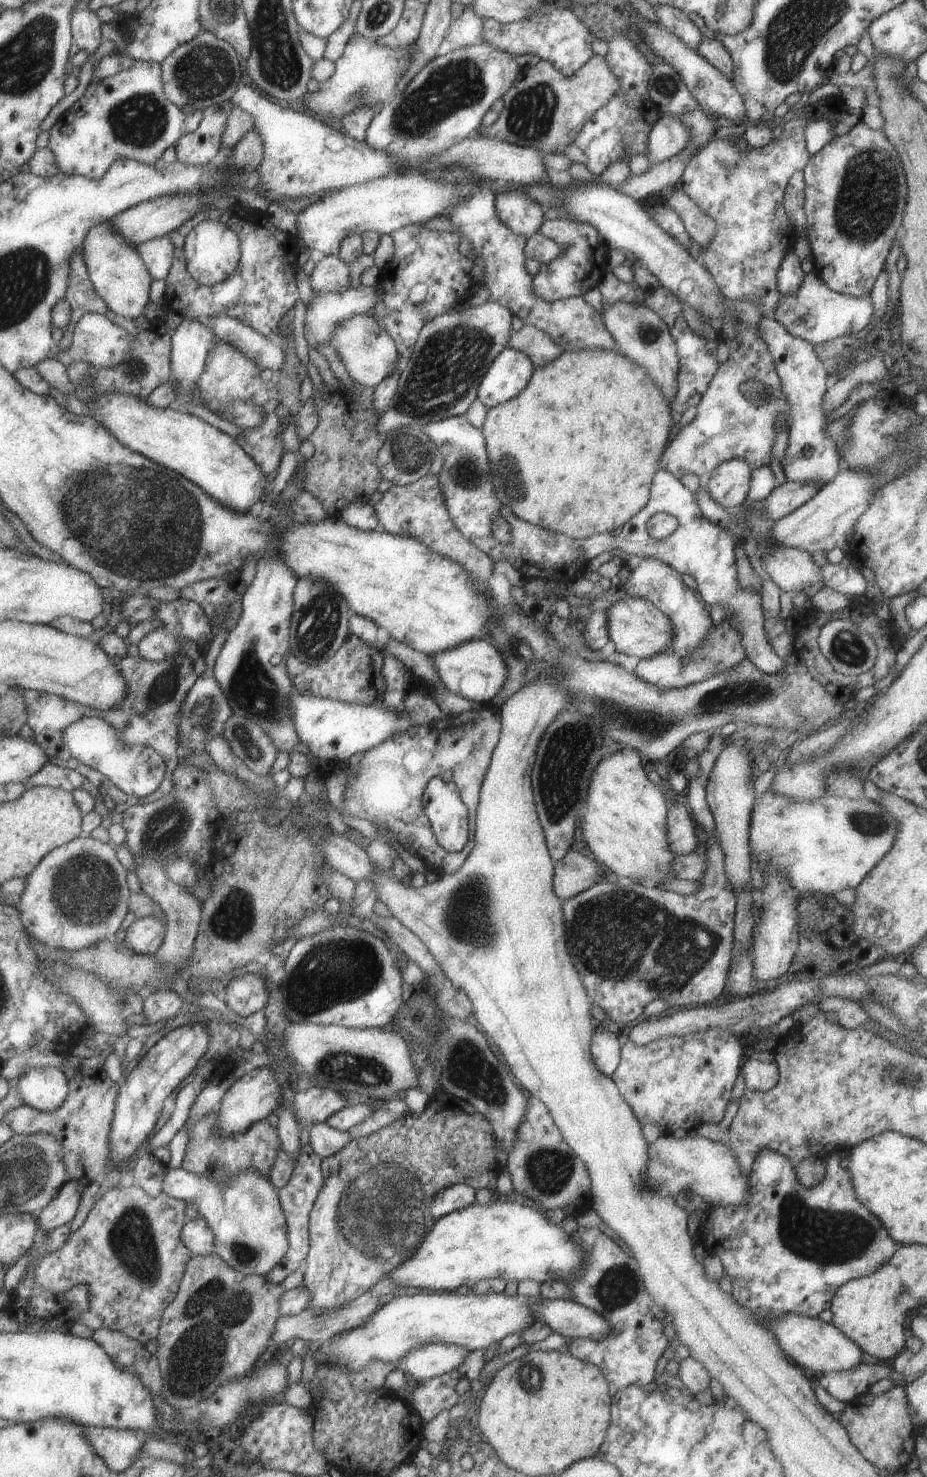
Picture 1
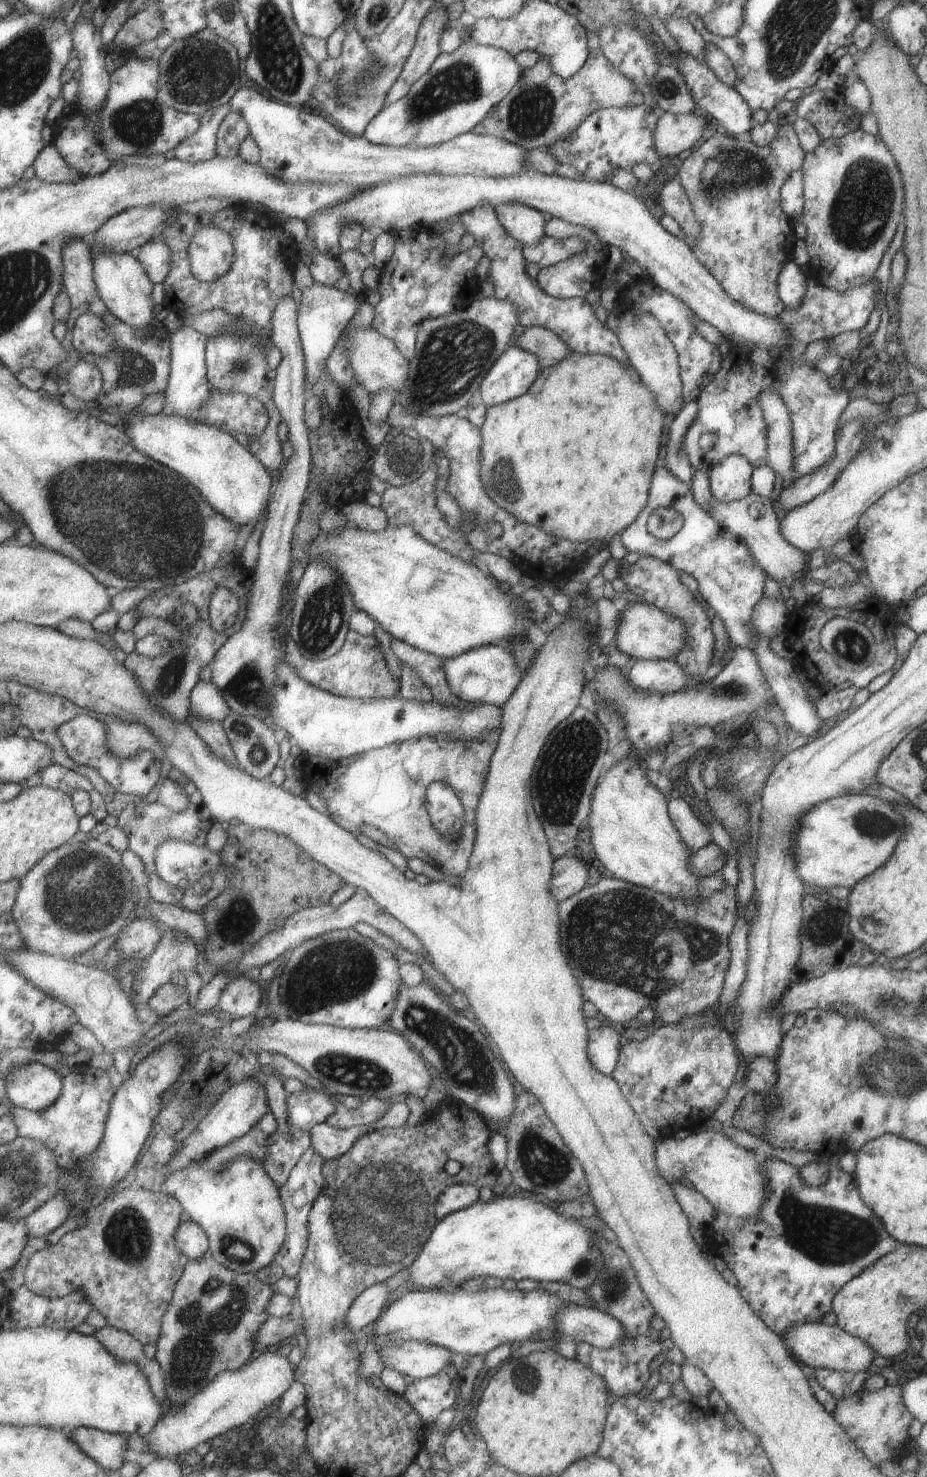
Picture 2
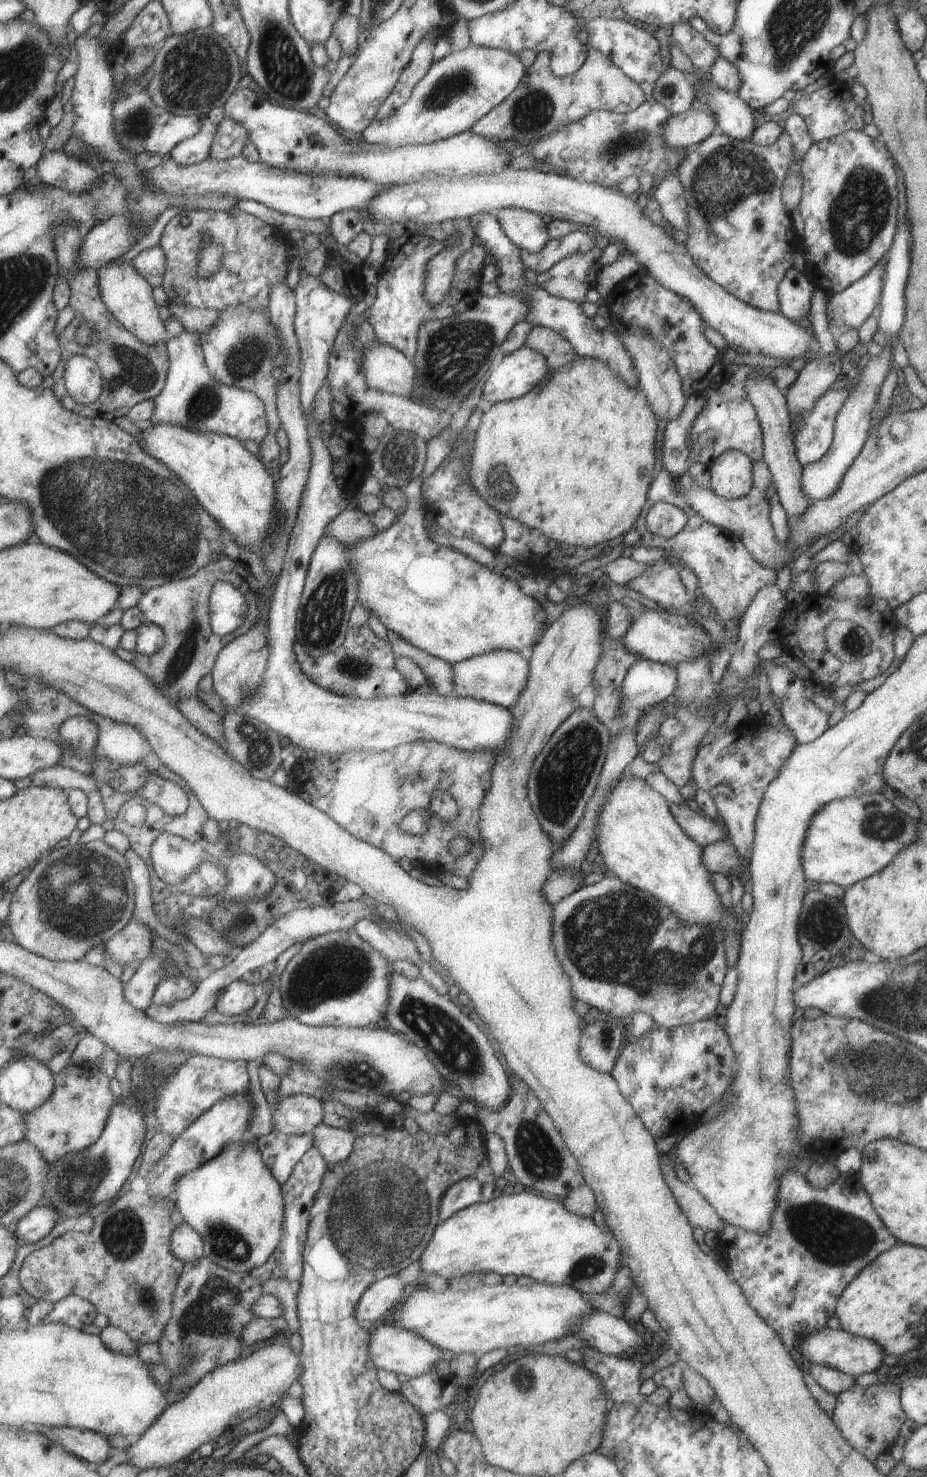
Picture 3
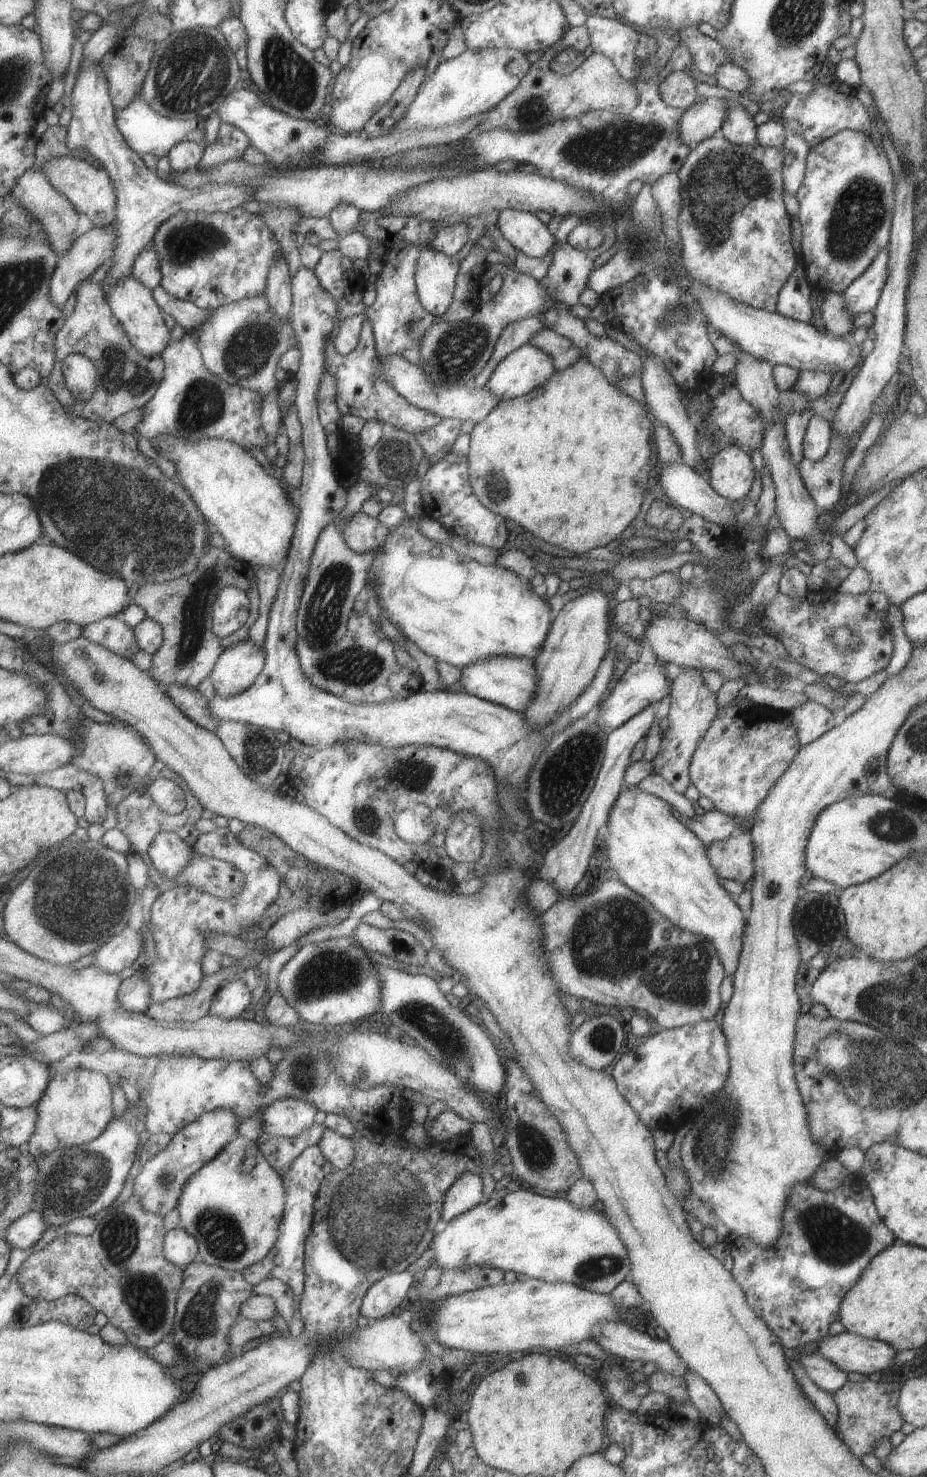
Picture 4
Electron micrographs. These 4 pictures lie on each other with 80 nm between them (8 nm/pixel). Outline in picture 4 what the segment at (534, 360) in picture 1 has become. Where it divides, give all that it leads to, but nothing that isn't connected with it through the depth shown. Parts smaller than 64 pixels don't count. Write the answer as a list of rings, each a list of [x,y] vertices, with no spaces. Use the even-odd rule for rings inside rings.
[[[544,326],[539,332],[533,334],[527,343],[550,356],[554,370],[573,364],[580,356],[576,346],[568,338]]]

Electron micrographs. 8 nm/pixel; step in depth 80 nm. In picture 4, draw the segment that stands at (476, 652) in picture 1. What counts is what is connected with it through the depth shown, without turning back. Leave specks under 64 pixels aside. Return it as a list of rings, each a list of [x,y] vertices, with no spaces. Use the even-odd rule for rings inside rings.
[[[494,656],[467,663],[460,668],[459,680],[463,691],[477,698],[510,708],[515,712],[522,710],[530,703],[535,690],[535,669],[530,658],[512,656]]]

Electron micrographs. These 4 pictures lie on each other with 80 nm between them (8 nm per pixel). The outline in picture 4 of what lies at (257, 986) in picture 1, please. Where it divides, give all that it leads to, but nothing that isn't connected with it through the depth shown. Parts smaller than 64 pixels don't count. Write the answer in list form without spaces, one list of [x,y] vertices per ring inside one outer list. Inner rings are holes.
[[[242,978],[227,979],[214,992],[208,1014],[222,1019],[235,1019],[247,1009],[251,1000],[249,988]]]

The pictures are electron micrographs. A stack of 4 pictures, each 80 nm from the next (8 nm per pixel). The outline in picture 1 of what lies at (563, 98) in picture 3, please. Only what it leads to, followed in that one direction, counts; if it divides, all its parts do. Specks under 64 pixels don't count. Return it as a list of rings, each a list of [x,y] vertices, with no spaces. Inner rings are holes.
[[[591,55],[570,76],[564,76],[550,62],[539,61],[531,67],[522,67],[518,78],[502,94],[504,105],[498,117],[487,126],[479,126],[475,134],[505,141],[518,147],[531,147],[542,153],[563,153],[592,114],[605,107],[620,92],[620,84],[604,57]]]

